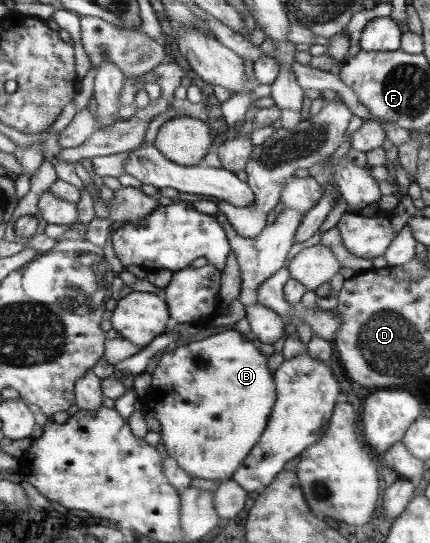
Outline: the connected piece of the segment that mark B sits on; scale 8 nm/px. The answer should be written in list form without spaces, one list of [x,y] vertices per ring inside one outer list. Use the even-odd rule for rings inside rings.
[[[224,328],[202,341],[163,352],[151,377],[152,390],[161,395],[153,412],[161,423],[161,442],[168,455],[192,478],[232,480],[238,466],[265,433],[277,403],[277,383],[269,367],[269,357],[252,343],[252,337]]]

